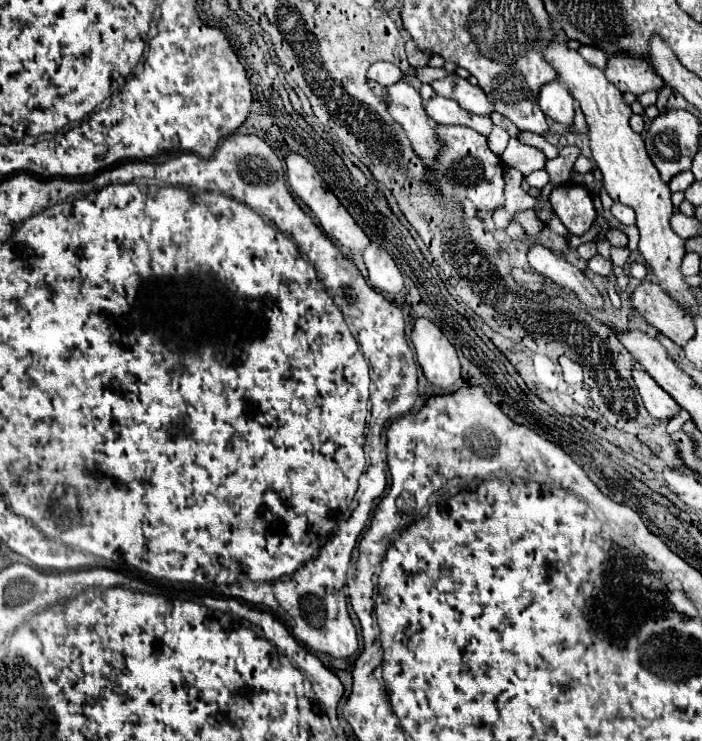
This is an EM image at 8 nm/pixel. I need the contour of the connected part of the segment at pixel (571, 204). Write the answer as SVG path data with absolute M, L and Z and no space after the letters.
M566 183L550 193L550 203L554 213L560 217L564 227L582 237L596 219L596 209L592 205L590 191L578 183Z

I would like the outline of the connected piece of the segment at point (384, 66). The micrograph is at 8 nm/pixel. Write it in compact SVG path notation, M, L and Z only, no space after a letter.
M376 61L368 69L368 81L376 81L380 85L392 85L402 77L404 77L404 73L396 65L386 63L386 61Z

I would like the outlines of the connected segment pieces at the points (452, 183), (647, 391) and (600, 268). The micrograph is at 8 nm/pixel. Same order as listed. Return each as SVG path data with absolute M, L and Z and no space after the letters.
M438 125L436 133L442 145L442 151L436 155L434 167L428 169L428 179L438 191L438 197L452 209L464 207L464 201L470 201L478 213L494 213L502 209L504 207L504 165L500 157L488 149L486 137L472 131L470 127L460 127L460 125Z
M634 369L634 379L636 379L636 385L644 399L644 405L652 417L672 419L680 413L680 405L674 403L674 399L648 373Z
M594 255L590 261L588 261L588 269L602 275L602 277L610 277L612 275L612 263L608 259L604 259L602 255Z

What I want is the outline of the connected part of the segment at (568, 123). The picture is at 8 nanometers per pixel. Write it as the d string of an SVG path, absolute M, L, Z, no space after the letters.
M558 79L544 85L544 89L540 89L540 107L554 121L562 123L564 127L572 127L572 123L574 123L574 99Z

